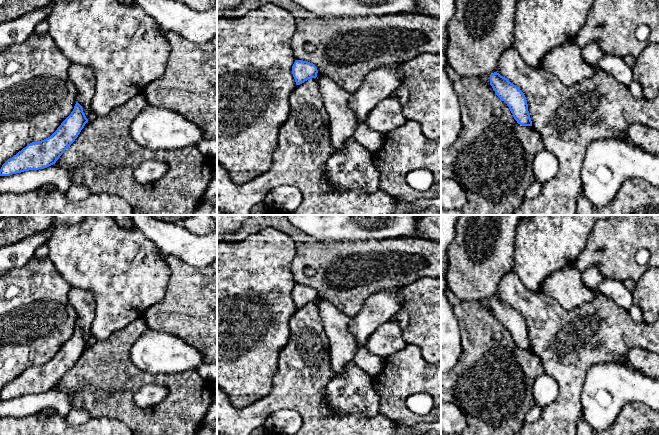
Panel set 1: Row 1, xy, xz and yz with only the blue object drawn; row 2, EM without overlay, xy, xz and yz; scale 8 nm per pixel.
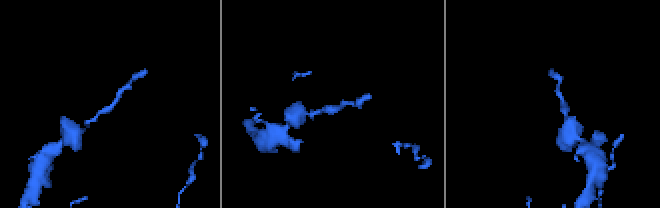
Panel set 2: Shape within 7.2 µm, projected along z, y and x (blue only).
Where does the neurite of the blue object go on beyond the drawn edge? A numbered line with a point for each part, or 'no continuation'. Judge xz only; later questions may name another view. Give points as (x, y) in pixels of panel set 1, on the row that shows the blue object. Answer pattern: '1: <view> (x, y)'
no continuation

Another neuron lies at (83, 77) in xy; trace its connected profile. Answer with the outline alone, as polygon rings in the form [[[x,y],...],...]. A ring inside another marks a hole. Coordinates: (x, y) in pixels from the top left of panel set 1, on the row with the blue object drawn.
[[[72,62],[68,76],[78,93],[76,102],[79,103],[88,120],[93,117],[91,102],[95,93],[96,77],[92,68]]]

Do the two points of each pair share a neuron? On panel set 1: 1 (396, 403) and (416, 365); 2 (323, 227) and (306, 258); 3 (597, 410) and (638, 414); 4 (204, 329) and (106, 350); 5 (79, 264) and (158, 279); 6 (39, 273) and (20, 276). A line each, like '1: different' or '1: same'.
1: same
2: different
3: different
4: different
5: same
6: same

